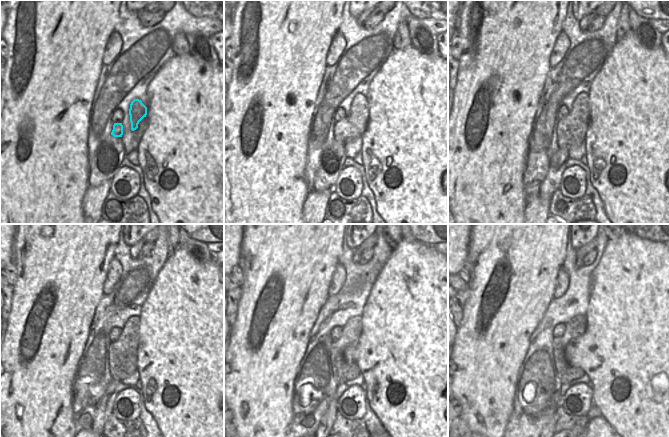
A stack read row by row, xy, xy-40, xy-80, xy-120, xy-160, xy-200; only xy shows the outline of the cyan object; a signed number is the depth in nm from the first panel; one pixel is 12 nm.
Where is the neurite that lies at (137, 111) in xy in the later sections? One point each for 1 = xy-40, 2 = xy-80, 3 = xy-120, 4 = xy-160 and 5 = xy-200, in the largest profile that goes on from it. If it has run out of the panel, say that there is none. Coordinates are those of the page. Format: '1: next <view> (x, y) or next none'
1: next xy-40 (353, 126)
2: next xy-80 (571, 131)
3: next xy-120 (123, 354)
4: next xy-160 (343, 371)
5: next xy-200 (576, 327)

